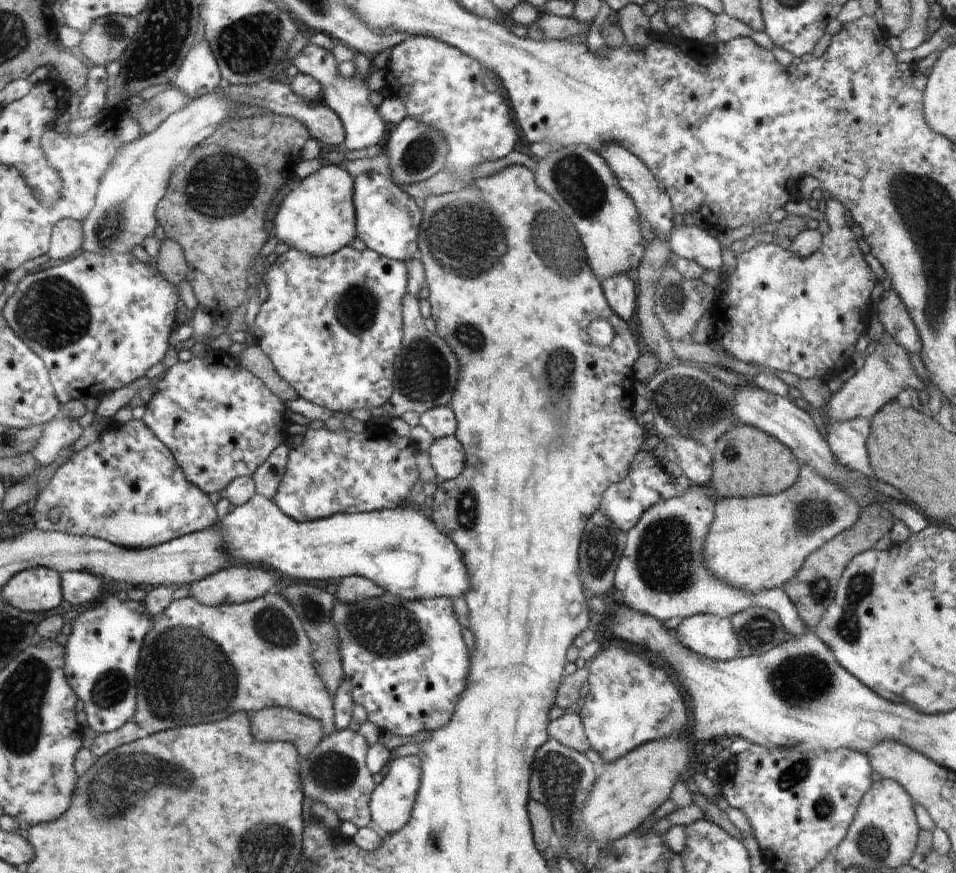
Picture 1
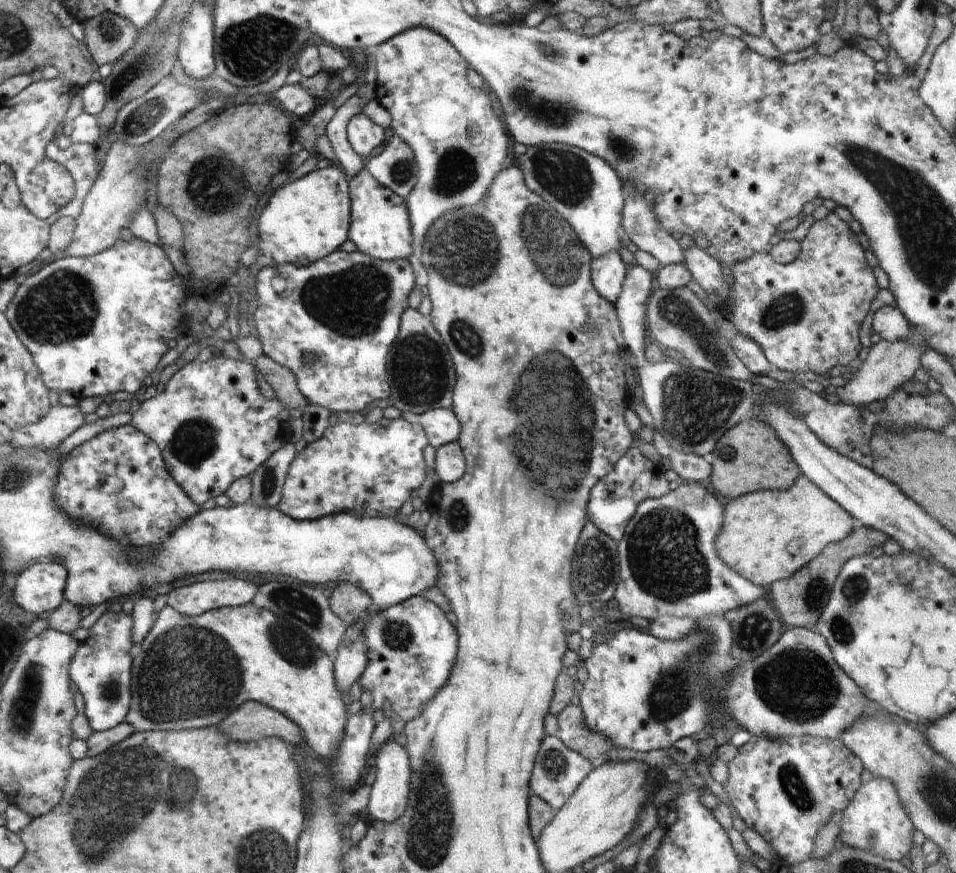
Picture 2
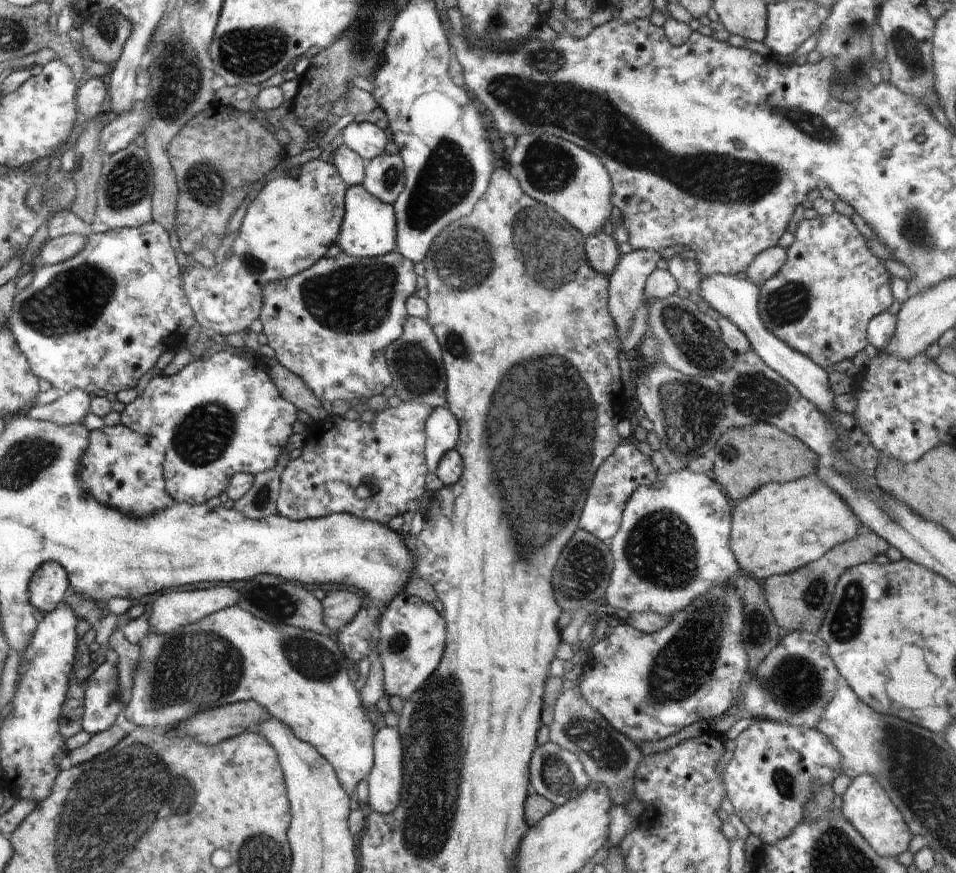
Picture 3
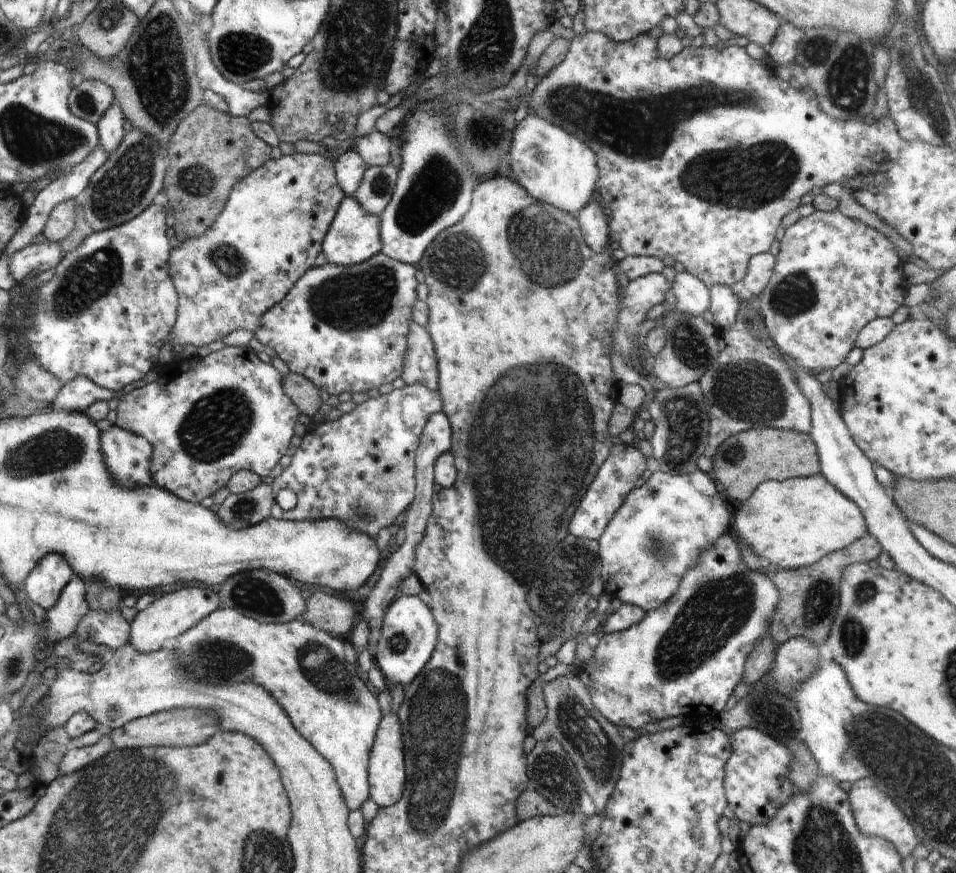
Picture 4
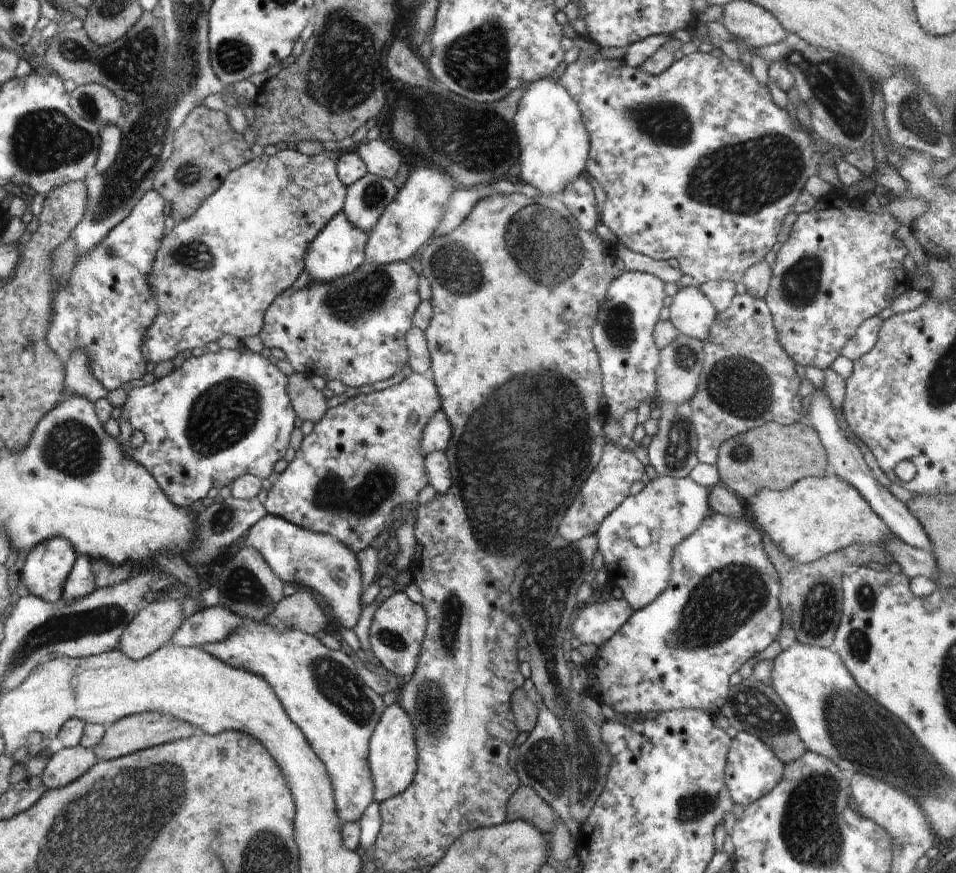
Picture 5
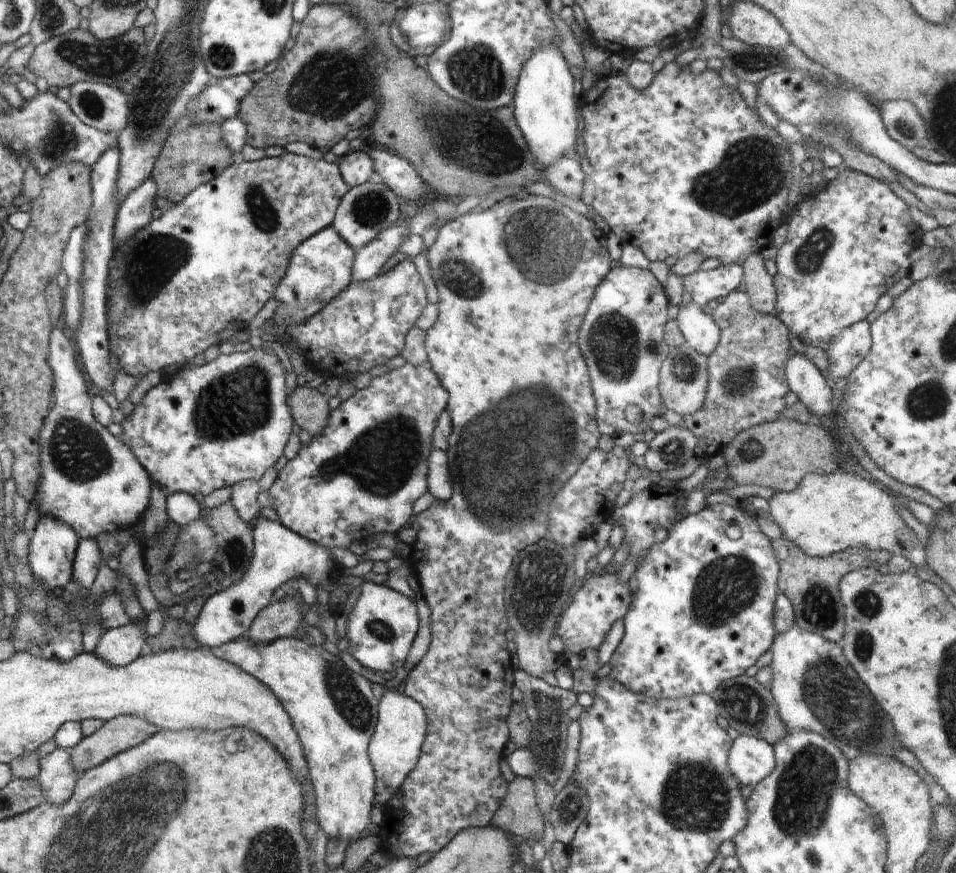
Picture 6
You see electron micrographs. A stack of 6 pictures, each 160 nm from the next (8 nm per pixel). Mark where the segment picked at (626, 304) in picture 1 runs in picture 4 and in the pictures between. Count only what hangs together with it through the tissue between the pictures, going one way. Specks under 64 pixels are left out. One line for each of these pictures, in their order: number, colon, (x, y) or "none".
2: (608, 272)
3: (602, 250)
4: (593, 220)

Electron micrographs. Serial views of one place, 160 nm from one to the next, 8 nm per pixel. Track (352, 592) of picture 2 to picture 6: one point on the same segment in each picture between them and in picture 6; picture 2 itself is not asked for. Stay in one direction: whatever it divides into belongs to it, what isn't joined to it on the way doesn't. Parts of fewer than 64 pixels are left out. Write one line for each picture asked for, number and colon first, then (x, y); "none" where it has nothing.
3: (339, 607)
4: (328, 612)
5: (301, 611)
6: (279, 620)

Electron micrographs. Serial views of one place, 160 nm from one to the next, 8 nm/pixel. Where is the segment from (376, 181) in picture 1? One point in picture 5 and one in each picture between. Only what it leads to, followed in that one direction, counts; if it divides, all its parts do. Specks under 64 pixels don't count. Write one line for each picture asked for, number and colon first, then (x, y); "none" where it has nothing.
2: (381, 226)
3: (370, 226)
4: (356, 237)
5: (339, 251)

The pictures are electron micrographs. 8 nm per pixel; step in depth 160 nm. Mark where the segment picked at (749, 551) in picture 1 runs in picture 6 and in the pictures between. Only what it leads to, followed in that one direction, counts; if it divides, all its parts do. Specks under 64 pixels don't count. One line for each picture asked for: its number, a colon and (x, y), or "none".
2: (765, 536)
3: (780, 527)
4: (793, 523)
5: (816, 516)
6: (825, 514)

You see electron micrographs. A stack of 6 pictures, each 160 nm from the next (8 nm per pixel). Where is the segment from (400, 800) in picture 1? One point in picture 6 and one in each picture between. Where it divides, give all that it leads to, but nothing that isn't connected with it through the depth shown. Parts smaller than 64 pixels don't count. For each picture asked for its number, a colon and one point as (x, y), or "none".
2: (388, 799)
3: (385, 784)
4: (386, 774)
5: (393, 758)
6: (401, 728)

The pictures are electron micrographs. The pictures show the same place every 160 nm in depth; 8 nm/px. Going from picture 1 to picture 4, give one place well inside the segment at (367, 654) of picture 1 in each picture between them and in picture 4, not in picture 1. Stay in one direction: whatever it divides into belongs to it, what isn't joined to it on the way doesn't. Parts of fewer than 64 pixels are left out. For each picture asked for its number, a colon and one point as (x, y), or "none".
2: (411, 647)
3: (412, 634)
4: (408, 637)

